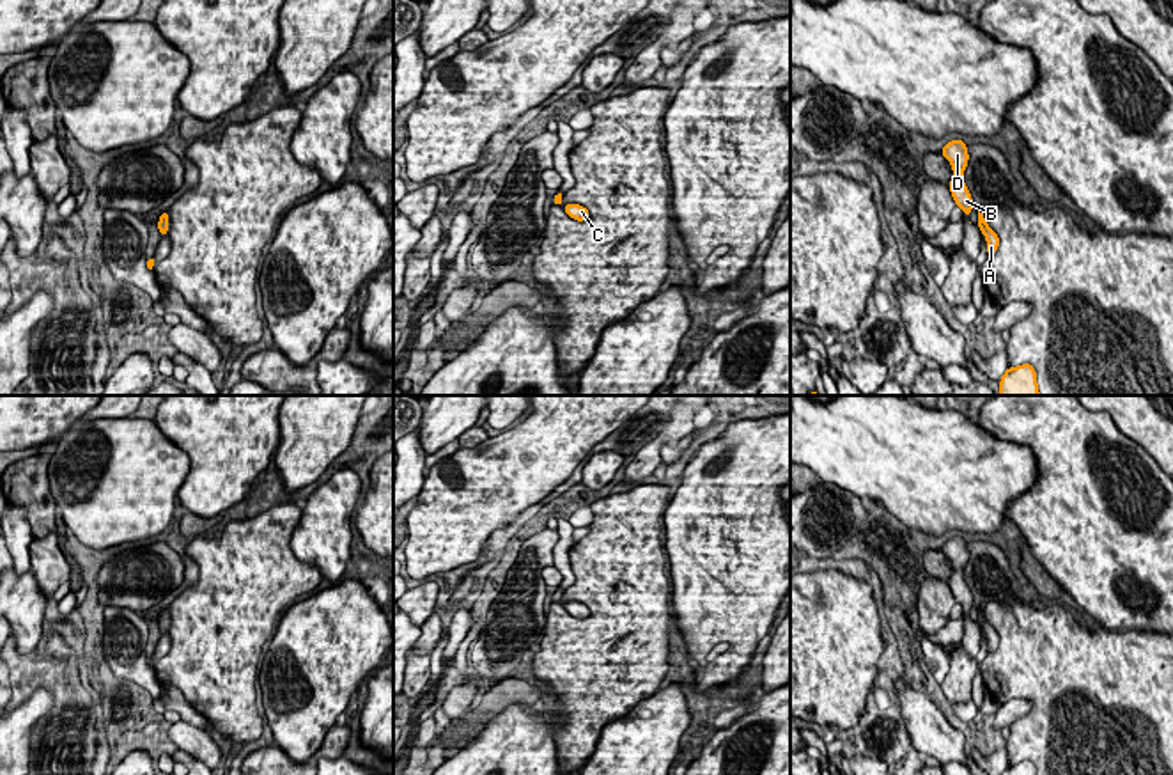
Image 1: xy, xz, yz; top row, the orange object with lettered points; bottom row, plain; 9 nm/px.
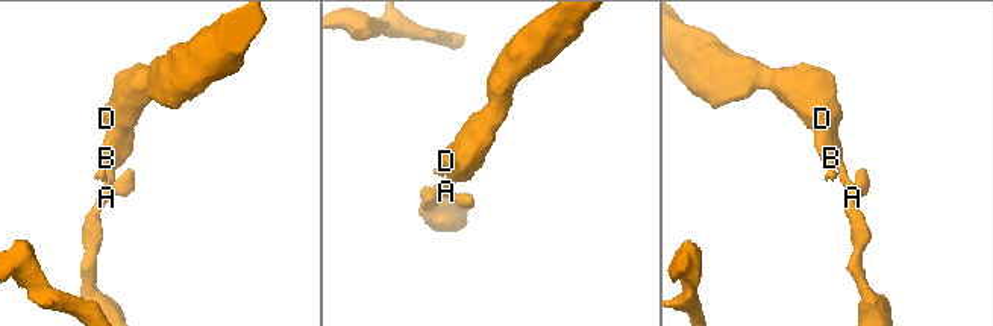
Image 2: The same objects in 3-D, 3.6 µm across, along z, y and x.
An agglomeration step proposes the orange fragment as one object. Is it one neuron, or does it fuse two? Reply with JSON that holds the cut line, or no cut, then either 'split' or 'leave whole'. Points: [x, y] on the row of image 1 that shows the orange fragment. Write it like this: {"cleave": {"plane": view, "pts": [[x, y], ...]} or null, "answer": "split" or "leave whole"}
{"cleave": null, "answer": "leave whole"}

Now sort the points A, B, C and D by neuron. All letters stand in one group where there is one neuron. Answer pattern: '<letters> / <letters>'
A B C D

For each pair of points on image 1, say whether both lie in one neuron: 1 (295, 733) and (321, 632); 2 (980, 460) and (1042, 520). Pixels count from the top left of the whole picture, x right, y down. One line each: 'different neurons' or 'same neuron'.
1: same neuron
2: different neurons

